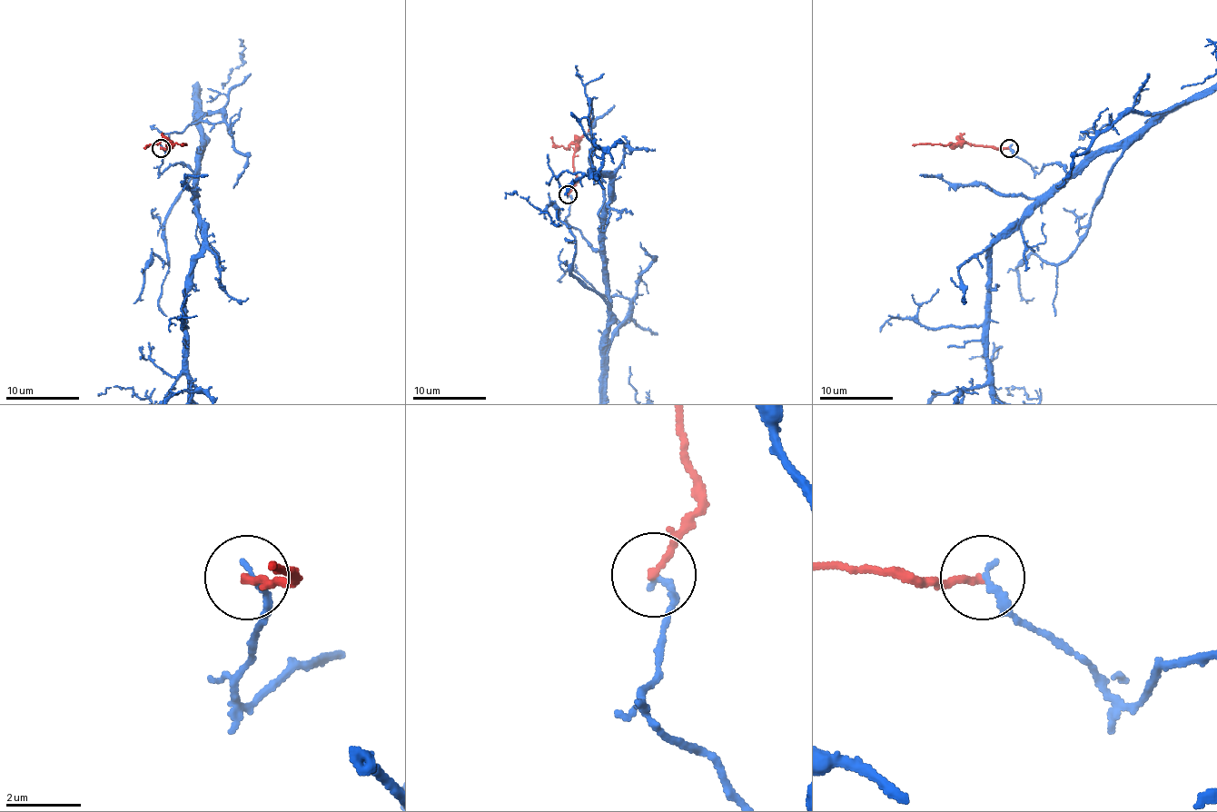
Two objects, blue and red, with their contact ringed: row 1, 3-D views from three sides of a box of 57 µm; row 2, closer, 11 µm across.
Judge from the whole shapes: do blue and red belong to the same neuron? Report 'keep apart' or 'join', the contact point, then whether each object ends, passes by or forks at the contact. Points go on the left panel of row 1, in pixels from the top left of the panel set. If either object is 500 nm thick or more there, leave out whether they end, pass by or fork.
keep apart; place (161, 148); blue ends; red ends

